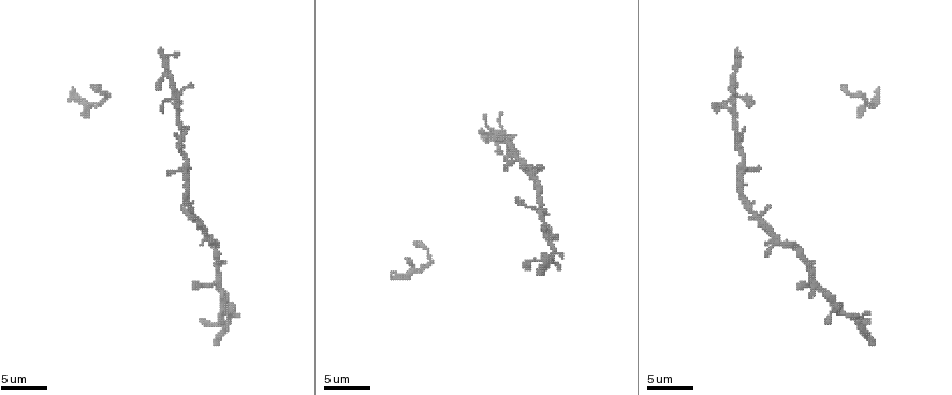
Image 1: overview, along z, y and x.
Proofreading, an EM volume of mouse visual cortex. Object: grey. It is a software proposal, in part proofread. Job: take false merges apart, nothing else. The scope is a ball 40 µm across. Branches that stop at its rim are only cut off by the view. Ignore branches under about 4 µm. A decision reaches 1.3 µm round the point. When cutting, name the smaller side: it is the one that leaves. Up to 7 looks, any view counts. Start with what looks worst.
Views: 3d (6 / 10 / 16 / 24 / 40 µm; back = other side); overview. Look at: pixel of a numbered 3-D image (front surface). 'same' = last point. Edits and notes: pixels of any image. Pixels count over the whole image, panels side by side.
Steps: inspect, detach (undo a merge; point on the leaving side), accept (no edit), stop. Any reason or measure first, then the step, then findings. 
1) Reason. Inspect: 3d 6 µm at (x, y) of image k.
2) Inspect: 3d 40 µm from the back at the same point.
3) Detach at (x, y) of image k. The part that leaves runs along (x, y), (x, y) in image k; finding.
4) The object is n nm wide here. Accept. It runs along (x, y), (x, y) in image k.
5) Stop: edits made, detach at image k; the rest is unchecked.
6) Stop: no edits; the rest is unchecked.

A narrow waist. Inspect: 3d 10 µm at (739, 98) of image 1.

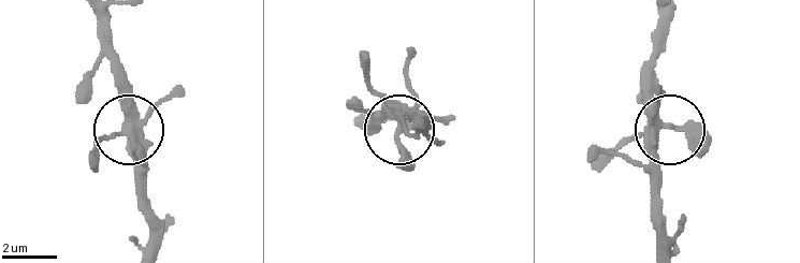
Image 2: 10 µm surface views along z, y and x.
Accept. It runs along (670, 243), (656, 188), (666, 125), (652, 114), (663, 98) in image 2; continuous, no second neuron.

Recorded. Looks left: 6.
Inspect: 3d 16 µm at (505, 141) of image 1.

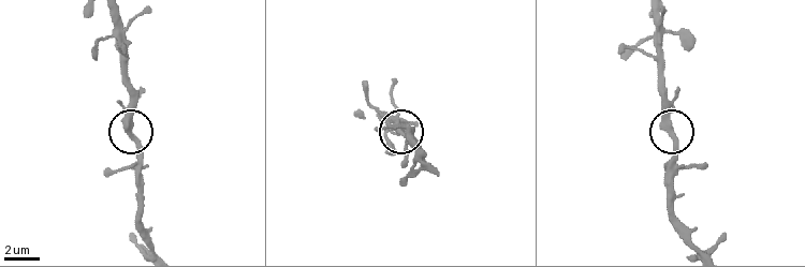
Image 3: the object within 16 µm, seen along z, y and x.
Zoom in. Inspect: 3d 6 µm at (673, 134) of image 3.

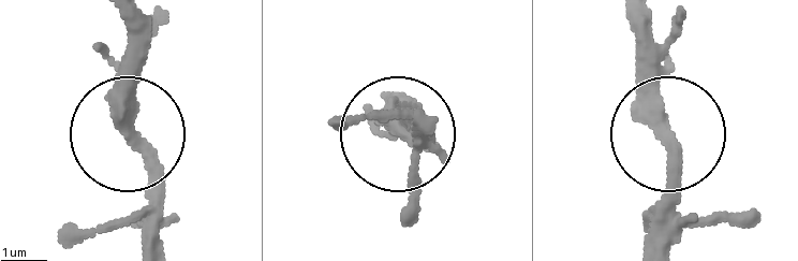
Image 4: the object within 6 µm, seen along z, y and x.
Accept. It runs along (130, 135), (130, 19) in image 4; continuous, no second neuron.

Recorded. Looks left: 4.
Thick turns thin. Inspect: 3d 10 µm at (225, 309) of image 1.

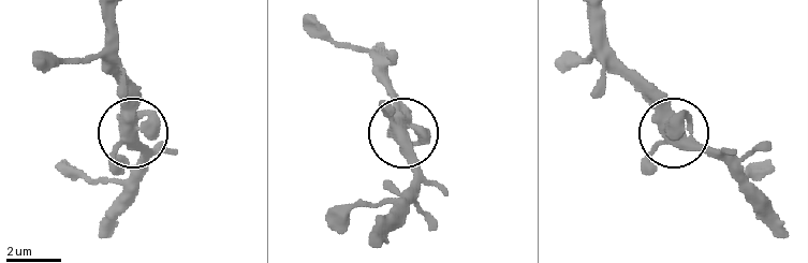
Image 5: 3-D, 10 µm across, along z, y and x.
Accept. It runs along (104, 16), (104, 64), (146, 173) in image 5; all the same neuron.

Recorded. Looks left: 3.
Stop: no edits; the rest is unchecked.

